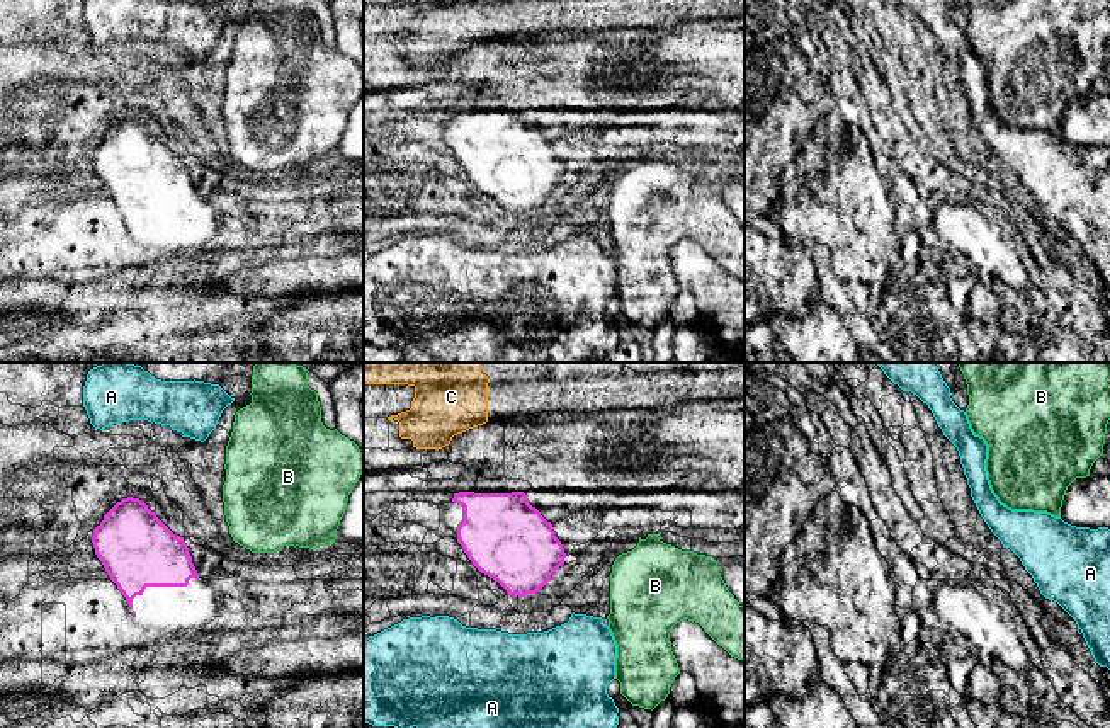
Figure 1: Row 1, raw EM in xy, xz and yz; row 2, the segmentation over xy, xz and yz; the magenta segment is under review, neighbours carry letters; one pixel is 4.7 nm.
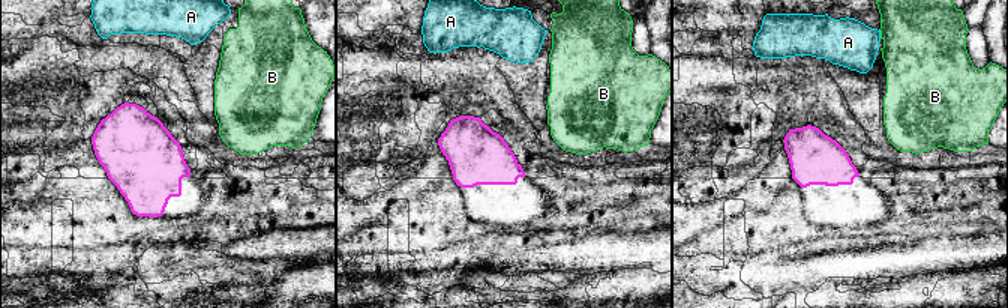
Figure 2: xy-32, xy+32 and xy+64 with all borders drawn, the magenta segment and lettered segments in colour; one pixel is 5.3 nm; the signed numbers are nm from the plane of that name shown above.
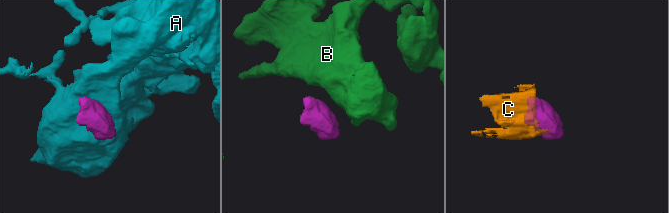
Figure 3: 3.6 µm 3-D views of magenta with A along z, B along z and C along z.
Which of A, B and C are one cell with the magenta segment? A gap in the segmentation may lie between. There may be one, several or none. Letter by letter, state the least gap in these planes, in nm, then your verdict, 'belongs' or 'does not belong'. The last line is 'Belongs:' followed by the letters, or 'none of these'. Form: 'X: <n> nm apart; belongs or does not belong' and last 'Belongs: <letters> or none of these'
A: 180 nm apart; does not belong
B: 220 nm apart; does not belong
C: 220 nm apart; does not belong
Belongs: none of these

